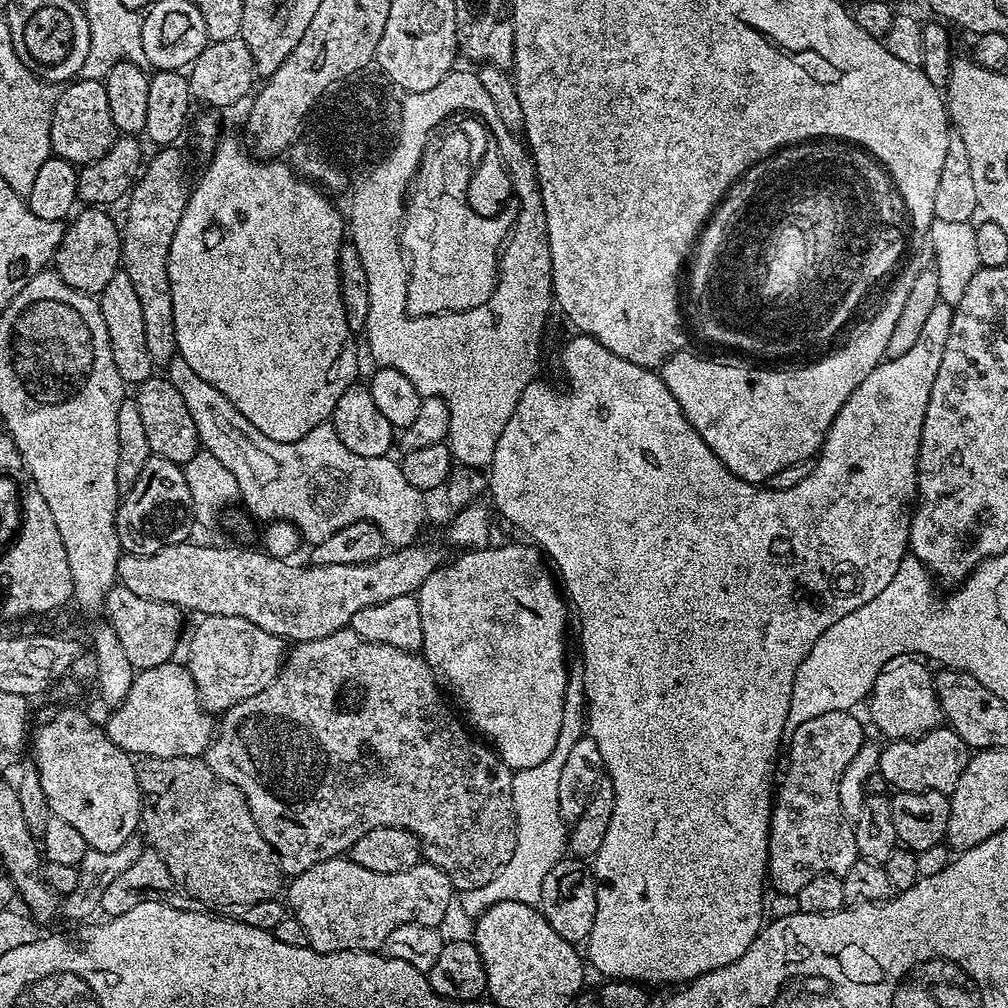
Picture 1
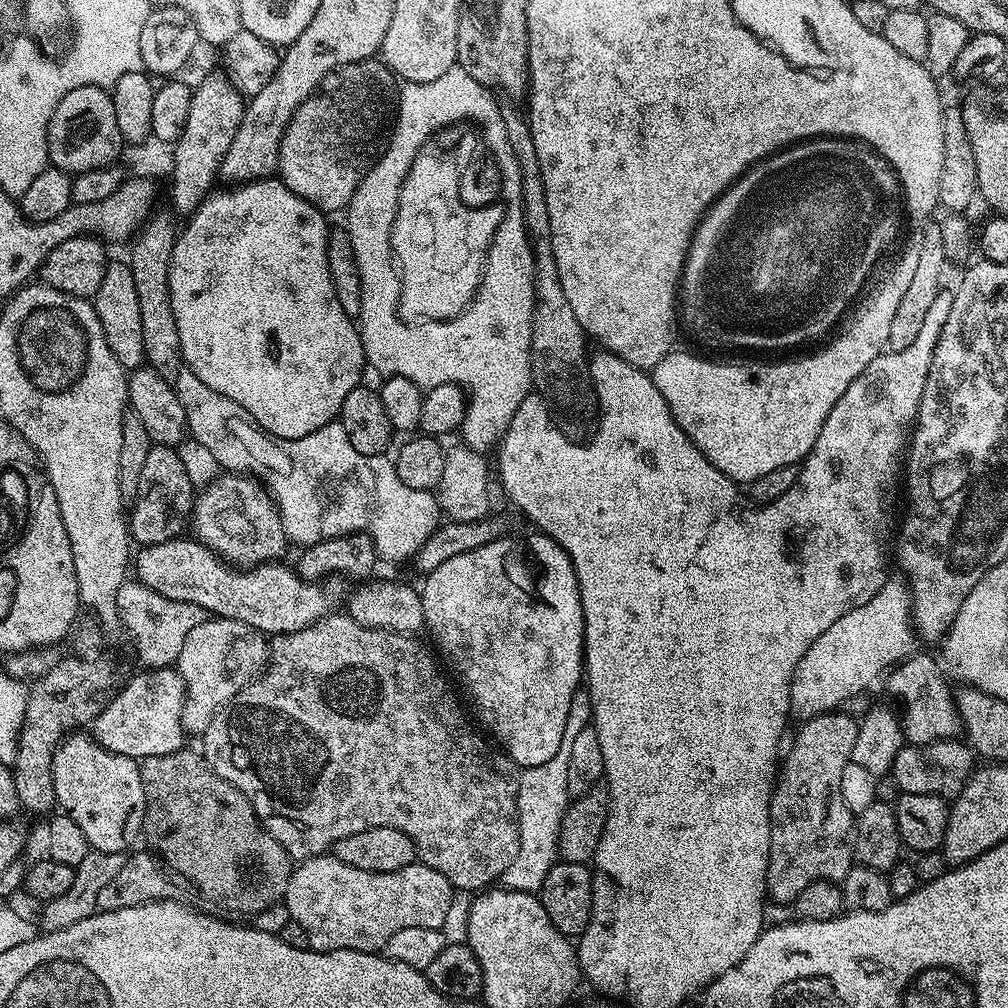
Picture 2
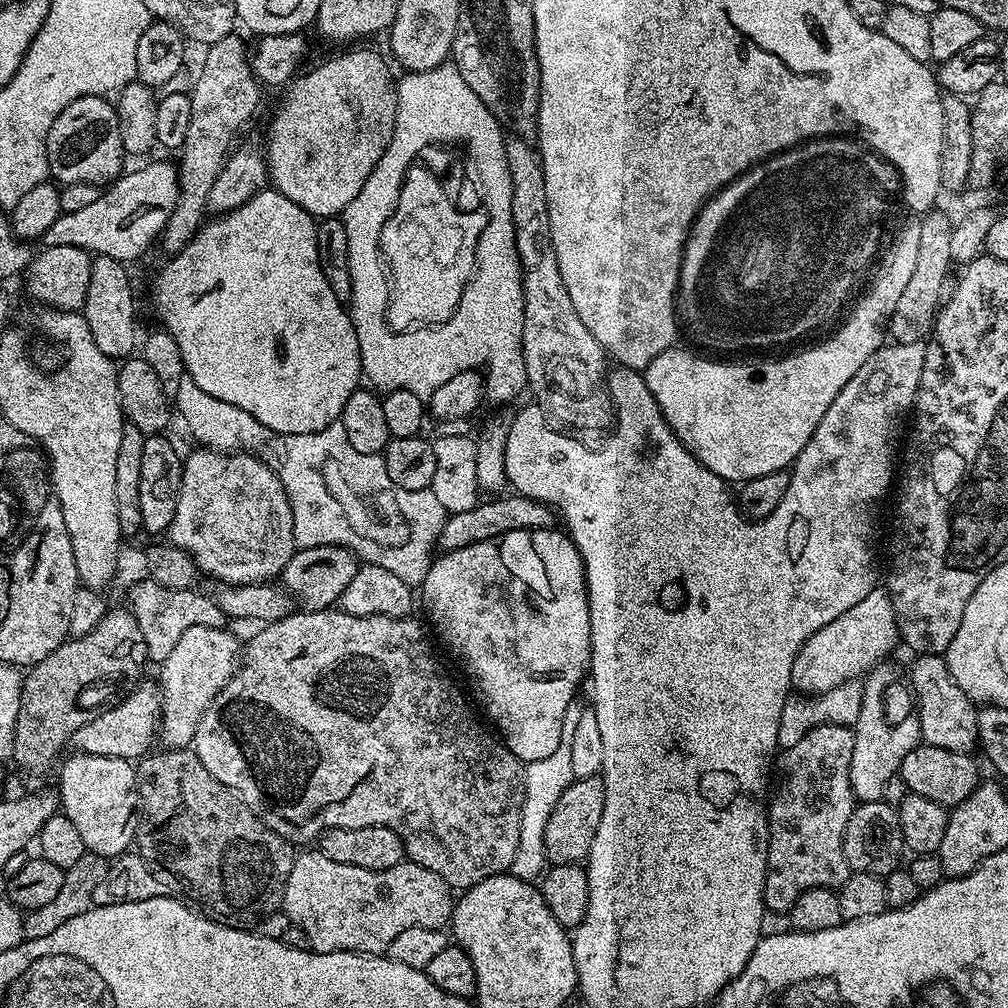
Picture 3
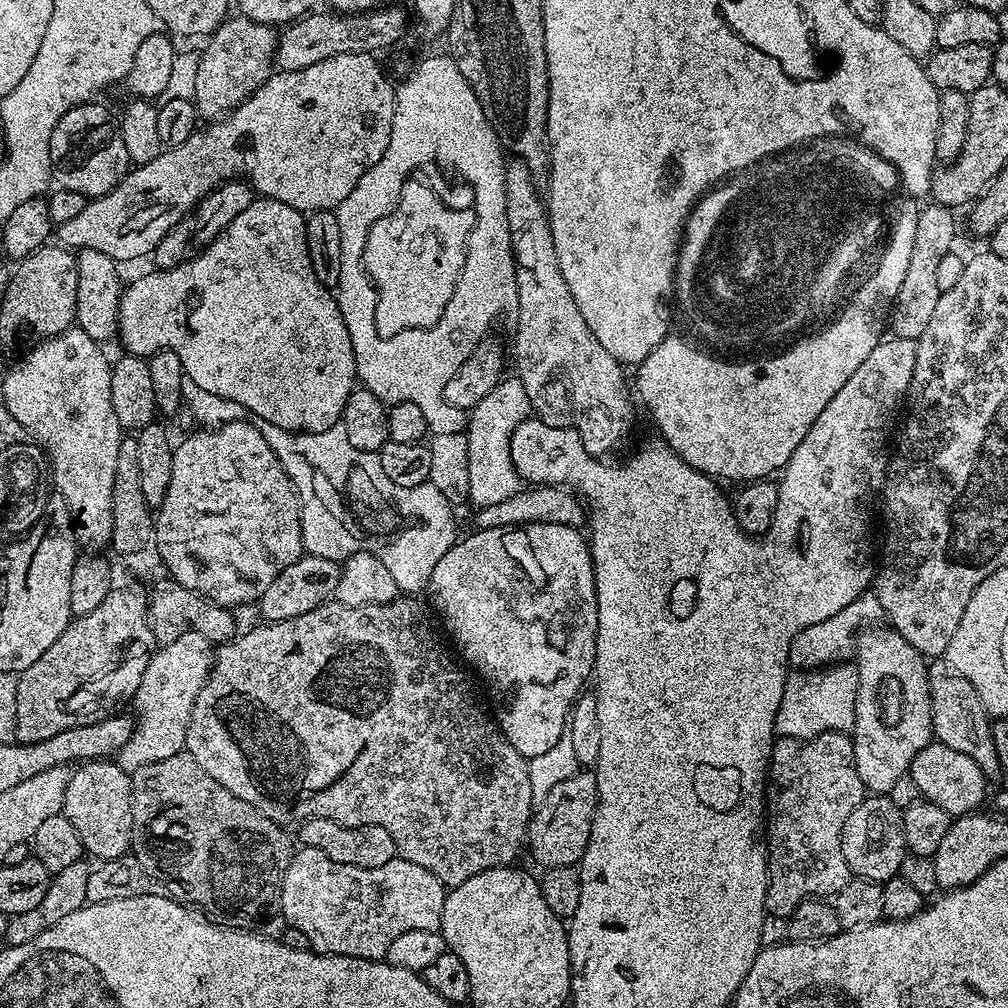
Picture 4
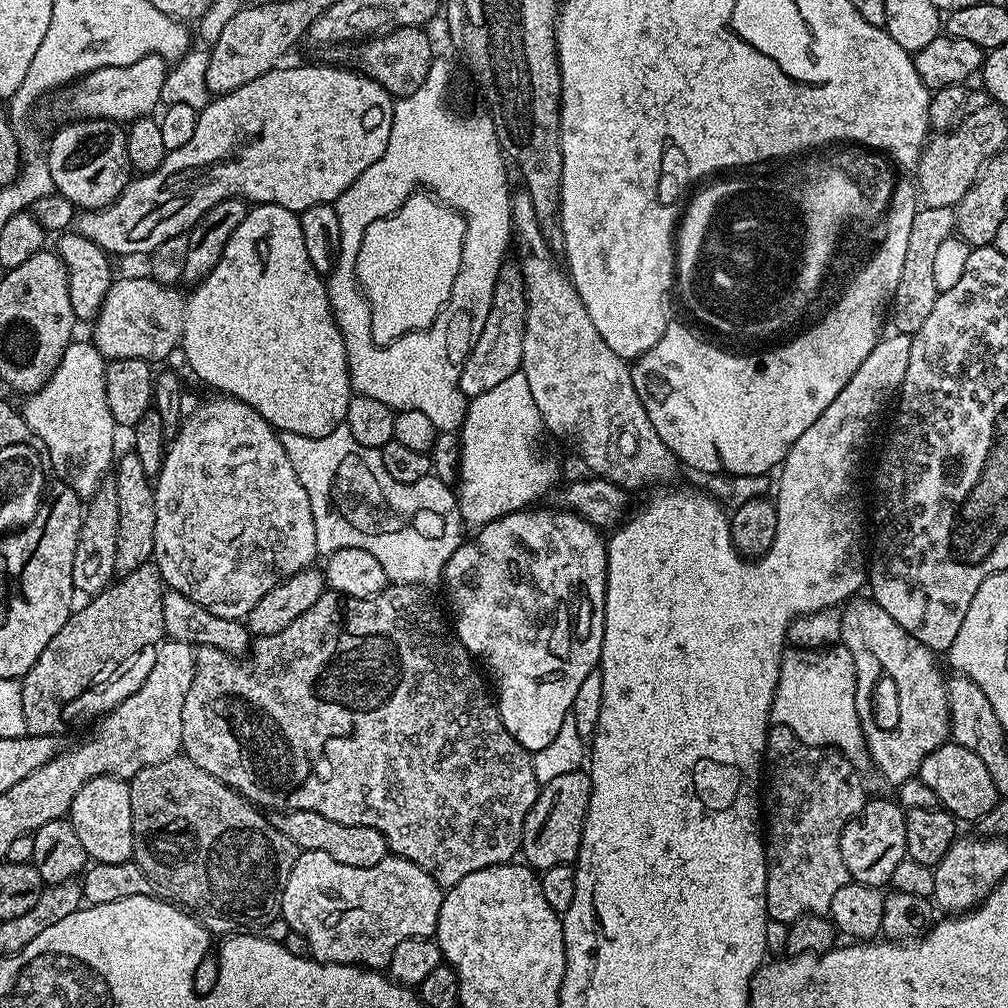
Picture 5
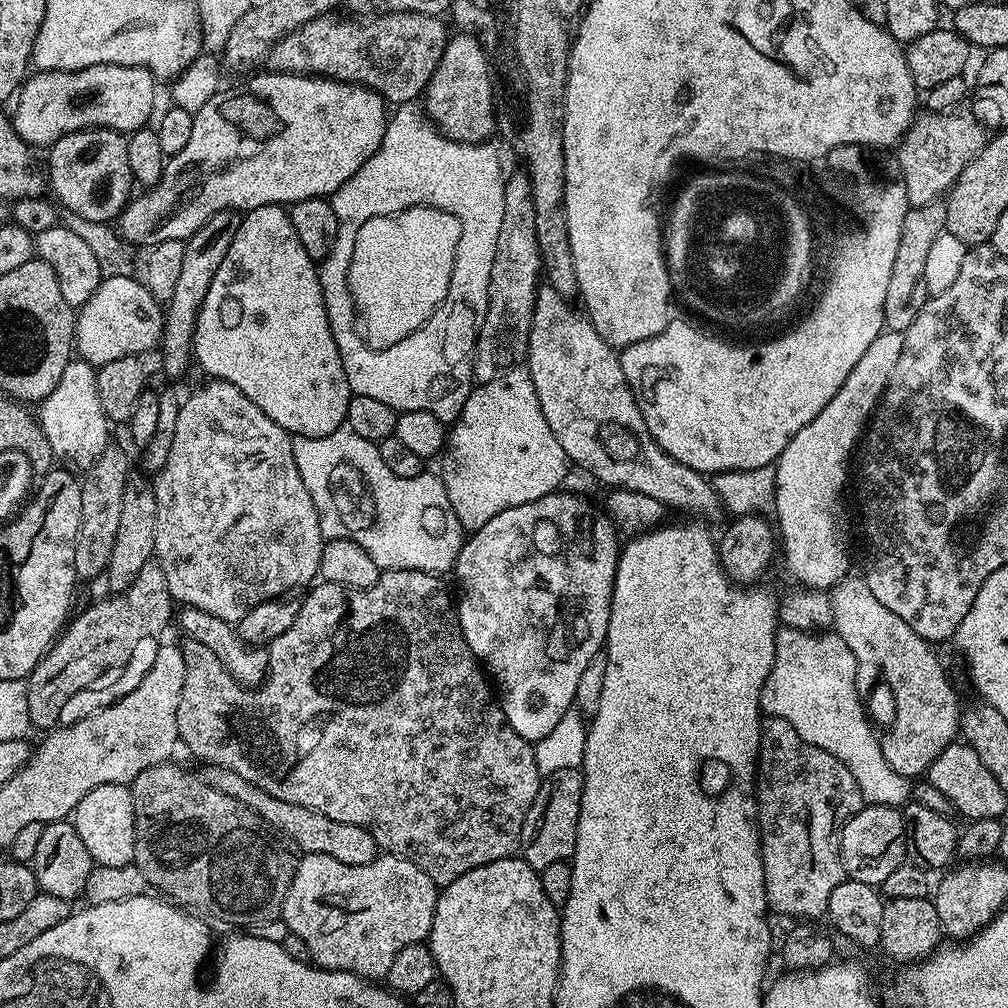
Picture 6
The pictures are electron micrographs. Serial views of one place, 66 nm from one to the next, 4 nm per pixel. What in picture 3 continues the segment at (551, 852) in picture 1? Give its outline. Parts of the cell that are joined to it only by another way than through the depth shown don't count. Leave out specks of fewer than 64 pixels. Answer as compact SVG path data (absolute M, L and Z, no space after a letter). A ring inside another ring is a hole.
M561 742L558 750L554 750L554 754L546 758L529 760L524 764L522 826L518 834L518 854L514 854L514 862L510 869L511 875L517 876L520 880L532 882L545 871L548 855L544 839L546 826L550 822L550 810L554 810L554 802L562 798L562 790L566 790L566 786L570 786L573 780L574 769L570 759L570 746L567 742Z

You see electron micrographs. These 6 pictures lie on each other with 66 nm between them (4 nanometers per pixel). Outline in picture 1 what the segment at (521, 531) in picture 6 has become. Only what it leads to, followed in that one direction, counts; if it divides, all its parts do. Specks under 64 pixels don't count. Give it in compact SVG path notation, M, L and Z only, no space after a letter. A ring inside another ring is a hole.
M523 543L504 544L501 548L487 546L475 550L461 551L459 553L461 556L453 564L451 562L441 564L438 570L434 570L434 574L430 574L430 578L426 578L426 582L422 582L420 591L415 593L418 610L422 614L422 642L424 643L422 655L424 661L431 666L432 673L436 676L441 689L453 701L456 699L460 703L461 709L459 708L459 711L463 713L466 720L466 715L468 715L469 721L467 720L467 723L485 741L490 742L496 755L500 756L502 762L506 762L506 766L513 770L538 766L538 762L550 758L550 753L554 751L554 742L558 742L562 722L566 718L564 695L568 692L568 664L564 661L564 627L568 624L569 609L566 607L565 597L558 587L557 577L554 575L553 569L546 563L540 549L531 543Z

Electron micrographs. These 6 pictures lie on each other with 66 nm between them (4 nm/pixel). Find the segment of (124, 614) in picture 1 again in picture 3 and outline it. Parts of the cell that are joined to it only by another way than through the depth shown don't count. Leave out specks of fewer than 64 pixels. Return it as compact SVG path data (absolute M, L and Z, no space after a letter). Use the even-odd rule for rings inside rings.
M148 578L140 580L128 592L127 607L134 614L138 622L138 628L142 630L142 638L146 638L146 650L148 660L163 662L174 650L174 642L190 630L190 626L210 626L211 628L223 628L226 624L224 611L215 599L212 600L202 593L191 588L167 588L157 584L155 580ZM145 580L145 581L144 581Z

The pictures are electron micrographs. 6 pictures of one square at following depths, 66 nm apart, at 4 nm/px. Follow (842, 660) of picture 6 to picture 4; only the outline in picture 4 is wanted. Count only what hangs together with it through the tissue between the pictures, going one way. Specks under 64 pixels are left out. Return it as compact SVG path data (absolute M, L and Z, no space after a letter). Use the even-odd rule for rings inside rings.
M841 662L819 670L796 670L789 675L786 690L782 690L782 706L778 706L776 731L780 736L793 736L795 740L812 740L823 732L851 733L854 726L854 702L858 698L860 675L855 663Z

